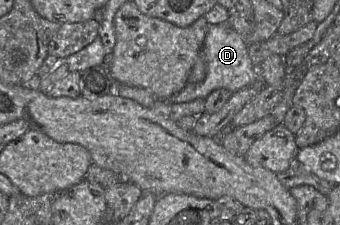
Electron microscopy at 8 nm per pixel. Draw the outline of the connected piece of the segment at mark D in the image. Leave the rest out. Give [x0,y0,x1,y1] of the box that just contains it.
[169,23,262,103]

